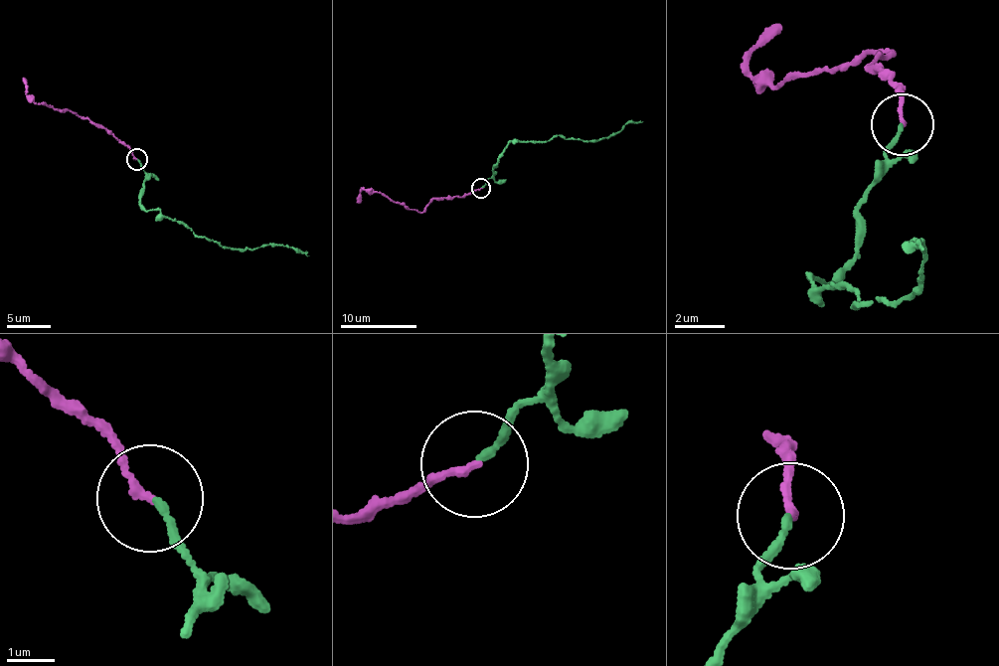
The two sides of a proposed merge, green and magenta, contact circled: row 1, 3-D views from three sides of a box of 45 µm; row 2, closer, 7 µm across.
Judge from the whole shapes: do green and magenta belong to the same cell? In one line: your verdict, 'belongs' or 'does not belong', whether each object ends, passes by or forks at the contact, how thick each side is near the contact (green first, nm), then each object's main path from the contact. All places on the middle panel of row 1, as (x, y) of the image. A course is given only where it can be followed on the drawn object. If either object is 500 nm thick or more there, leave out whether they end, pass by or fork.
belongs; green ends; magenta ends; calibres 150 and 150 nm; course green (482, 188), (499, 163), (503, 147), (516, 140), (547, 141), (557, 135), (595, 142), (628, 122), (642, 121); course magenta (482, 188), (460, 197), (436, 197), (420, 212), (363, 189), (359, 202)

